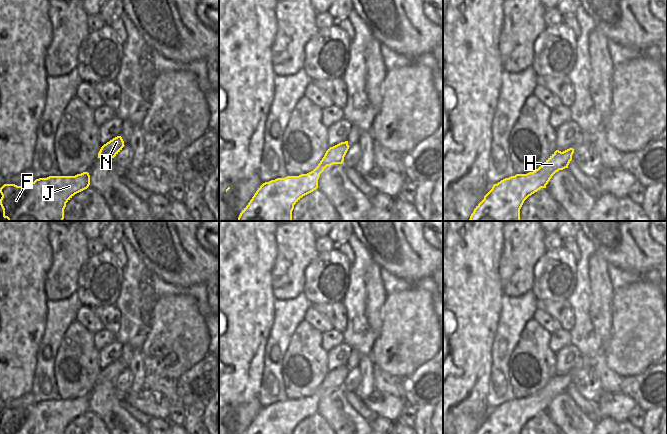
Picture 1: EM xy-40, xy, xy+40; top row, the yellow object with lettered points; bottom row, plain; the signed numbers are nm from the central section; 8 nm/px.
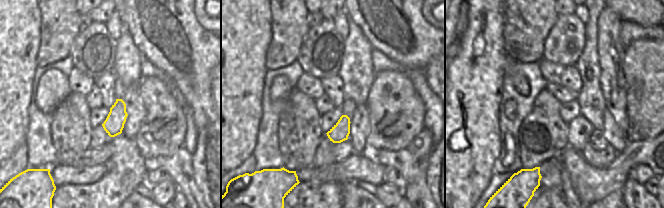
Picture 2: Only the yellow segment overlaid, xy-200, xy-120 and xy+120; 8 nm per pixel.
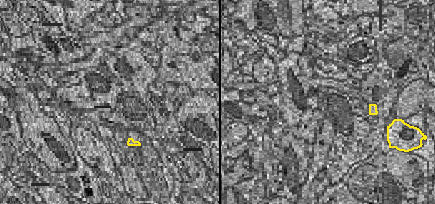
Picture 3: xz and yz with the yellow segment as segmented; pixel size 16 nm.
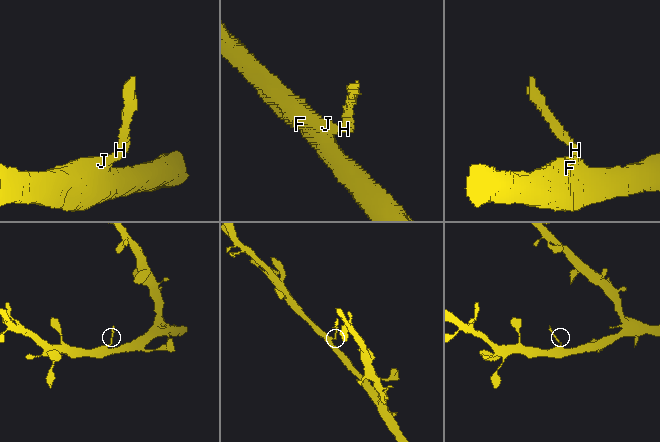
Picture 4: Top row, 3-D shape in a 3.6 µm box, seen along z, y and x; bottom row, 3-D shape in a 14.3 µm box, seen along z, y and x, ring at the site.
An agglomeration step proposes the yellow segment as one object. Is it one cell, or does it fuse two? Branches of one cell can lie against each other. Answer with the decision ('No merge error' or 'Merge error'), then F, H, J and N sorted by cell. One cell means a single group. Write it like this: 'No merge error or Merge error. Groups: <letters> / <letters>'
Merge error. Groups: F J / H N.

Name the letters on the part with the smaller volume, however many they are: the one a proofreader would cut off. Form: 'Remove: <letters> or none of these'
Remove: H, N

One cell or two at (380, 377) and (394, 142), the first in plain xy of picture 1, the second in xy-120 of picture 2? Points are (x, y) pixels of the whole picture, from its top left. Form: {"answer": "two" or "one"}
{"answer": "two"}

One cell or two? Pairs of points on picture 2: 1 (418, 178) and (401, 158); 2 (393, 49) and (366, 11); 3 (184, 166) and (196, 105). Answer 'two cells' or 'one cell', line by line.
1: one cell
2: one cell
3: two cells

